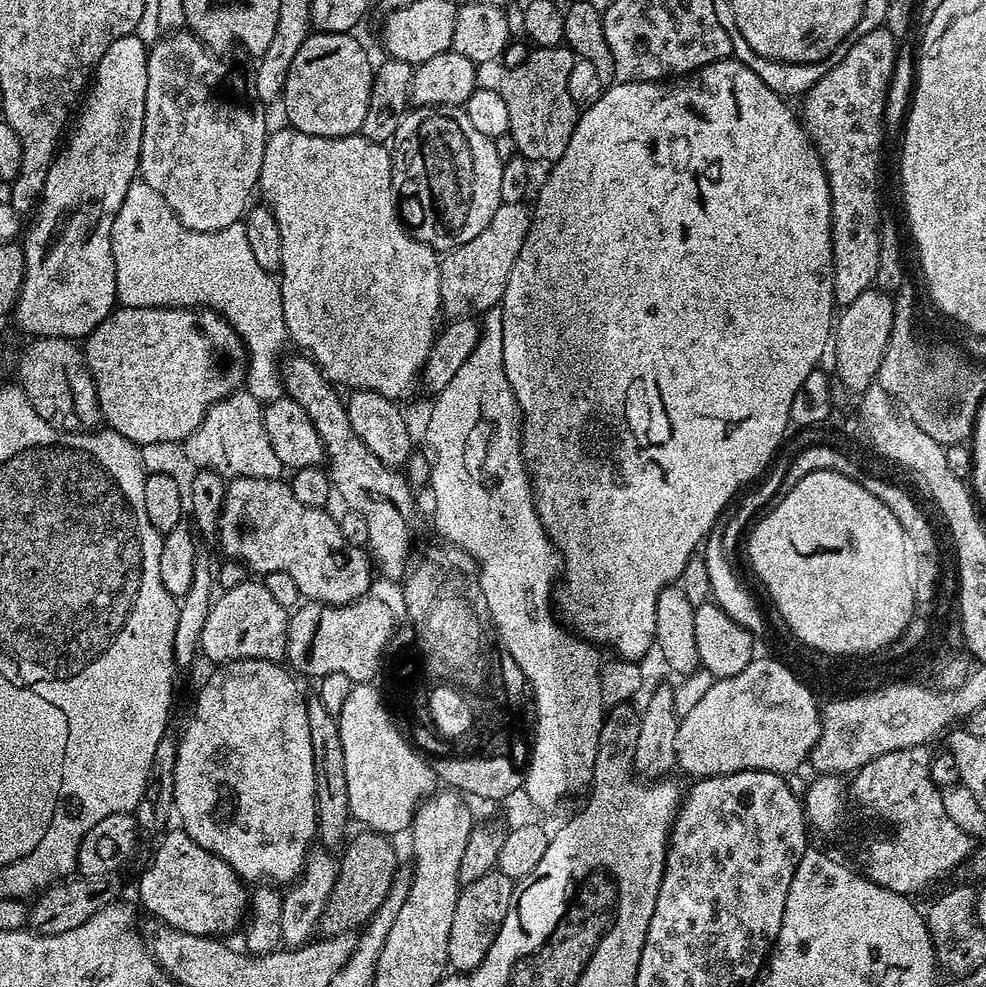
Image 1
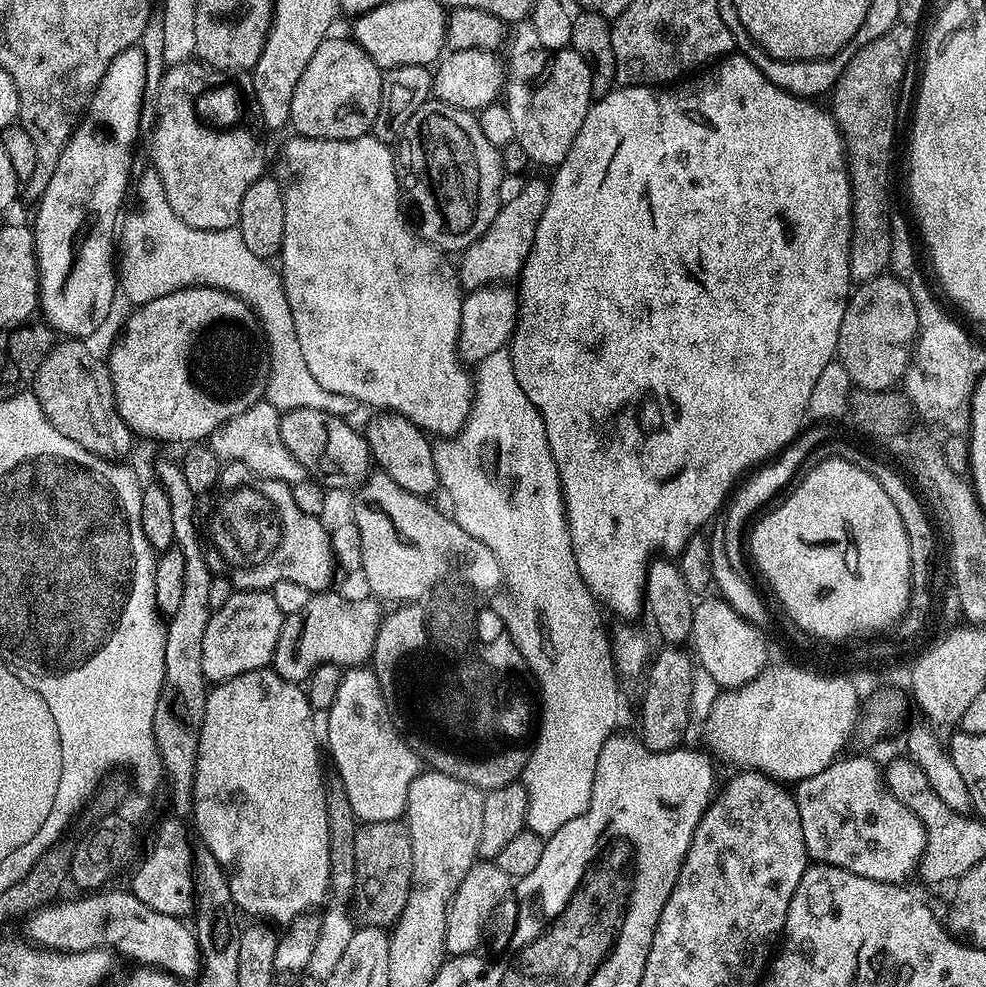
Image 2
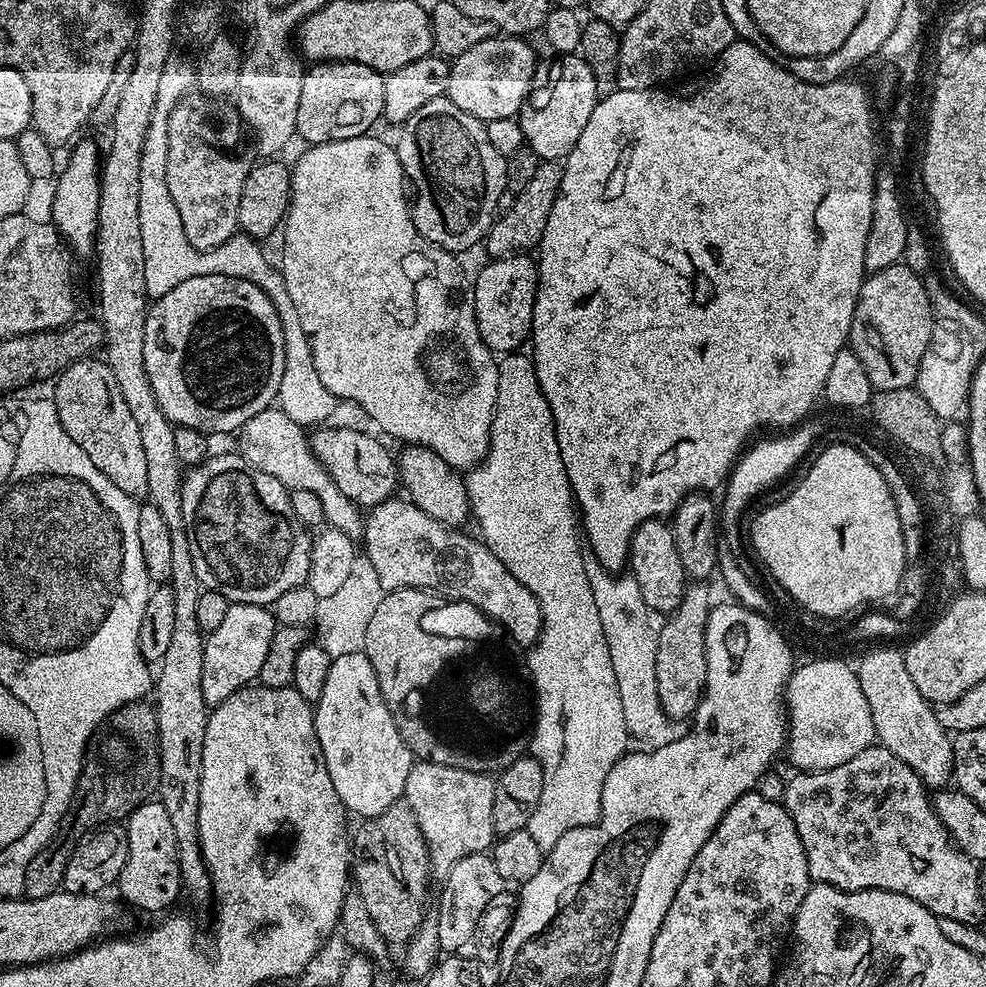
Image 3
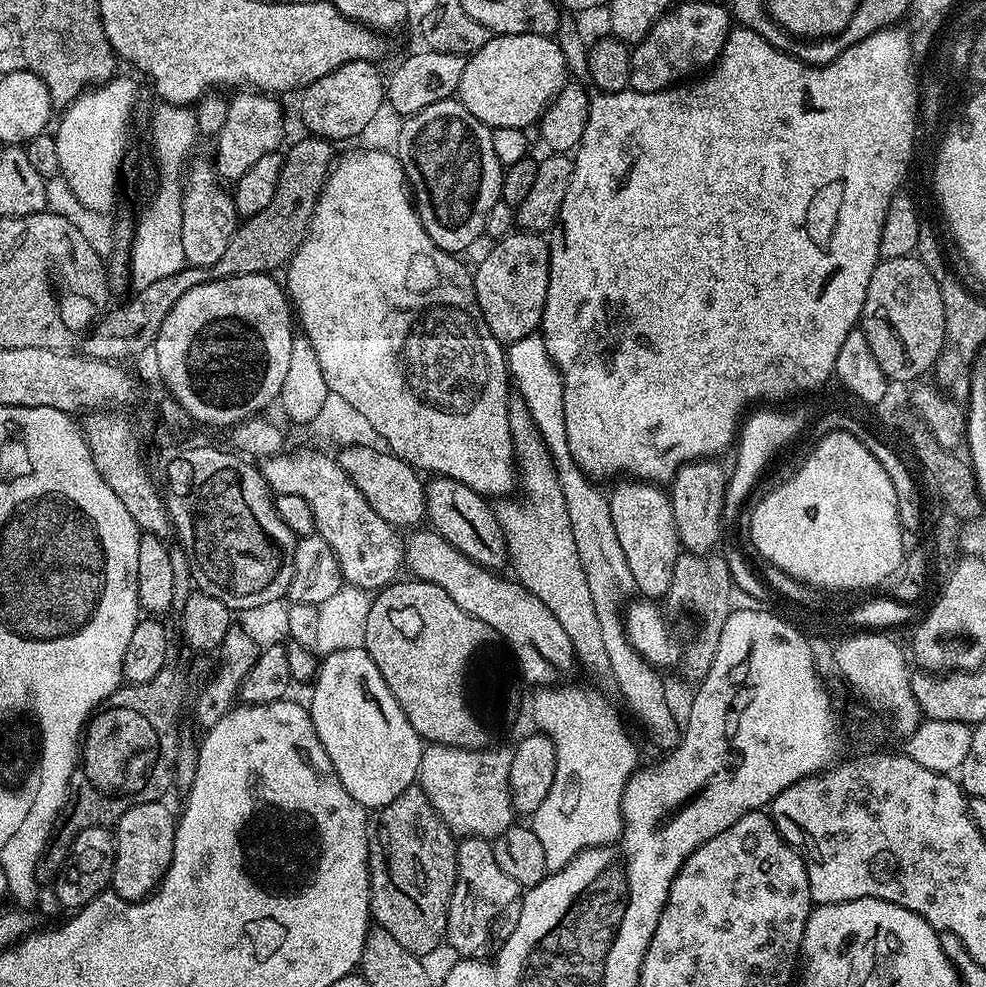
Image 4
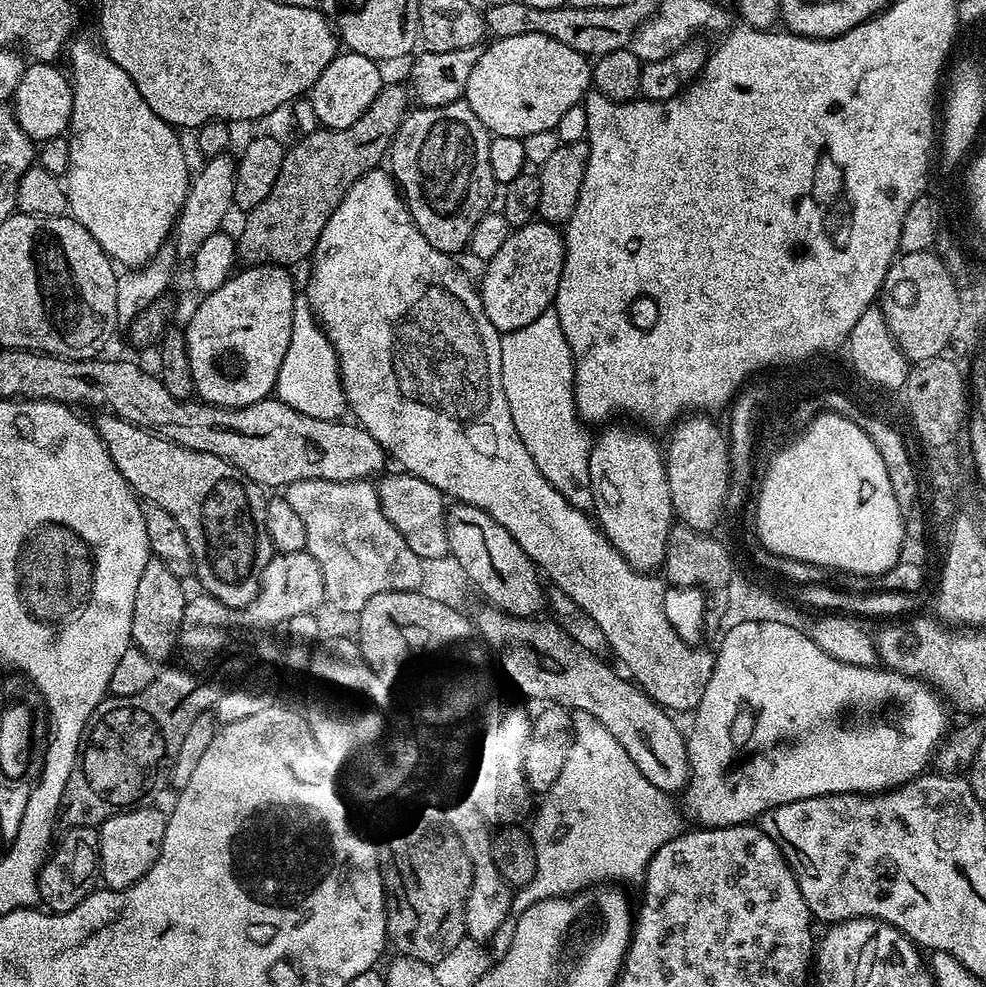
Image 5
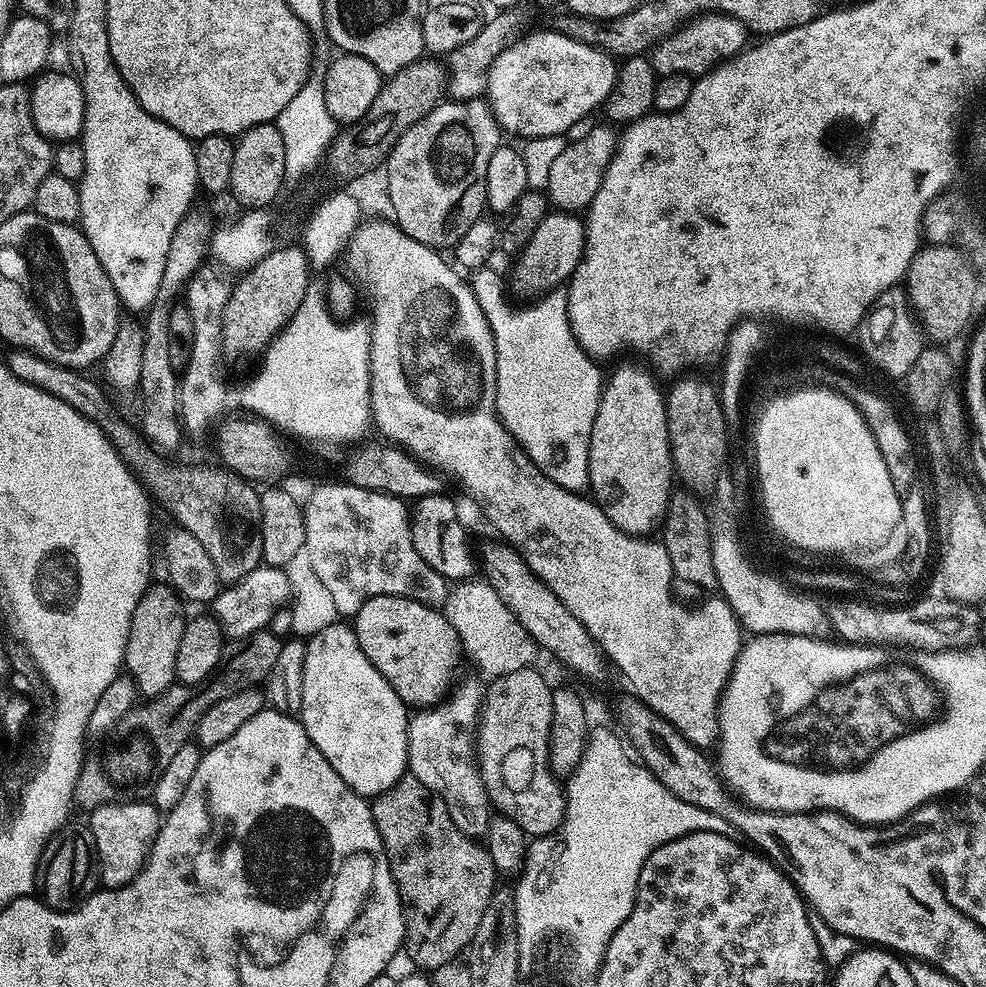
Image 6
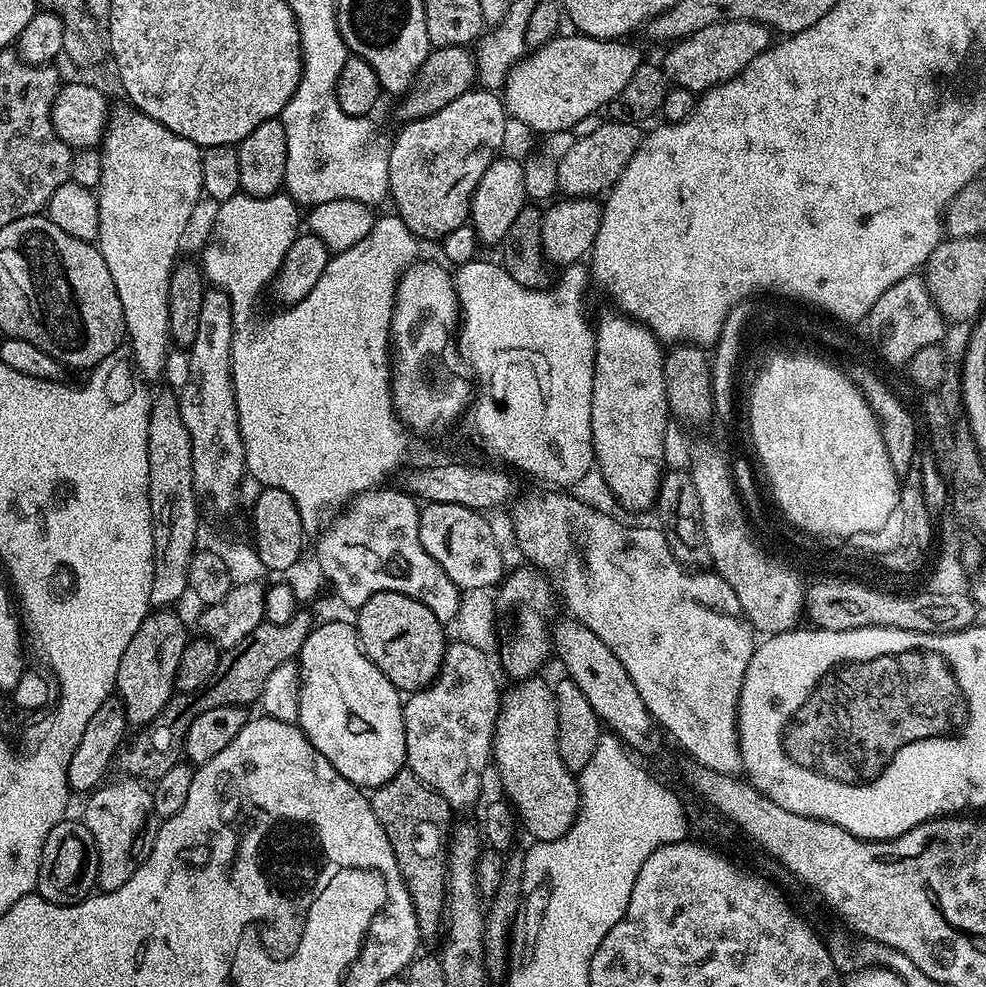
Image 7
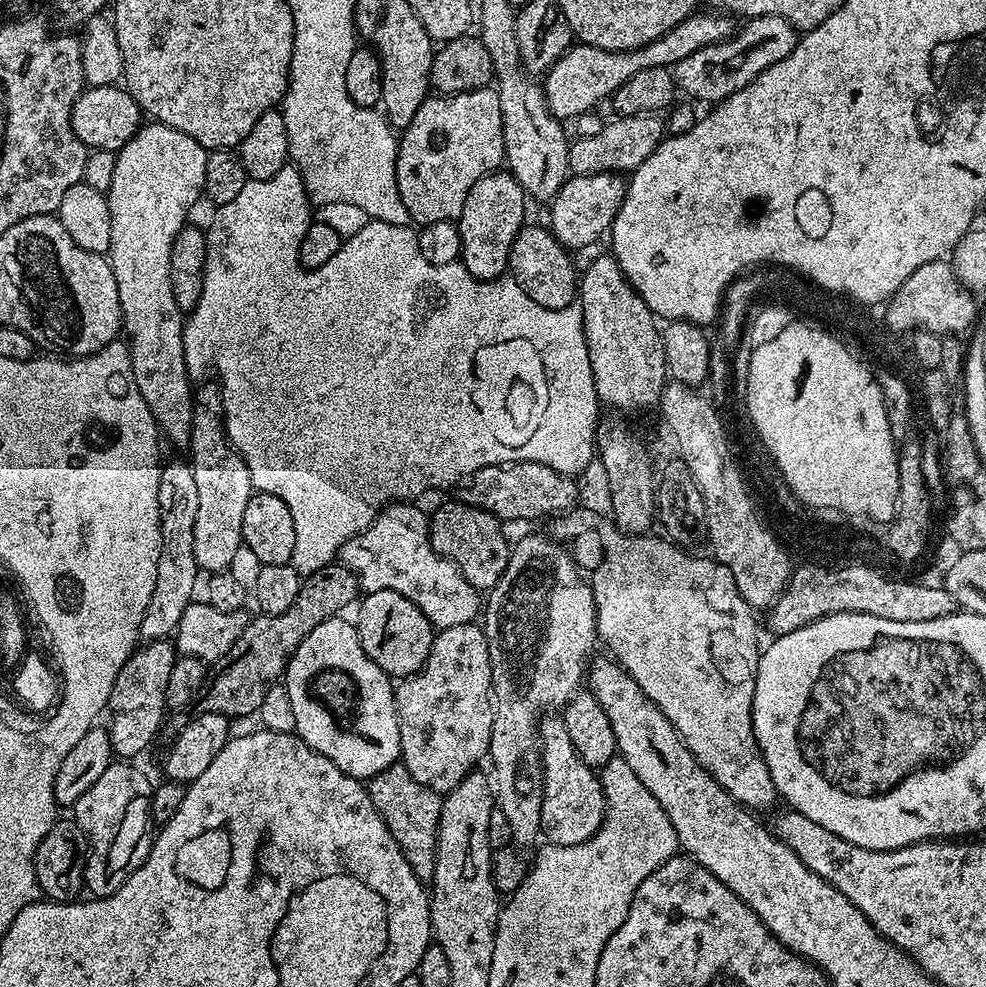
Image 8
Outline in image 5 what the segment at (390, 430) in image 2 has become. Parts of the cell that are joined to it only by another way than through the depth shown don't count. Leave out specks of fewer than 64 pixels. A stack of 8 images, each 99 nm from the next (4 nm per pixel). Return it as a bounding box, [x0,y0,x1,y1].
[447,503,546,617]

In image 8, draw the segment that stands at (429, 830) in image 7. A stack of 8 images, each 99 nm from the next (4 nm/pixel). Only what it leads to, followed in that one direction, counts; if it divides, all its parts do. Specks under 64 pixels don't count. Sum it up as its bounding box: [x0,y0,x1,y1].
[366,762,444,882]

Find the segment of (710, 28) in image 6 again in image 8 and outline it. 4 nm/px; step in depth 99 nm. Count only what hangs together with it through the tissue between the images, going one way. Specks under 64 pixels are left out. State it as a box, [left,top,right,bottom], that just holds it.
[674,16,798,102]

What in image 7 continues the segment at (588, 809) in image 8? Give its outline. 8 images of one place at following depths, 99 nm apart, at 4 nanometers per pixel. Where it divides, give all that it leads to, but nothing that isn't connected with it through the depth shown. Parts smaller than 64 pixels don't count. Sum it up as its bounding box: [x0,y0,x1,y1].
[492,678,580,841]

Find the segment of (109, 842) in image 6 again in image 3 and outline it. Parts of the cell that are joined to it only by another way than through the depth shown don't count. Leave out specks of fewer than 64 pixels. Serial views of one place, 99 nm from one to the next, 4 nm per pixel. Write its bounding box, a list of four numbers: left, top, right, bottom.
[118,802,182,912]

